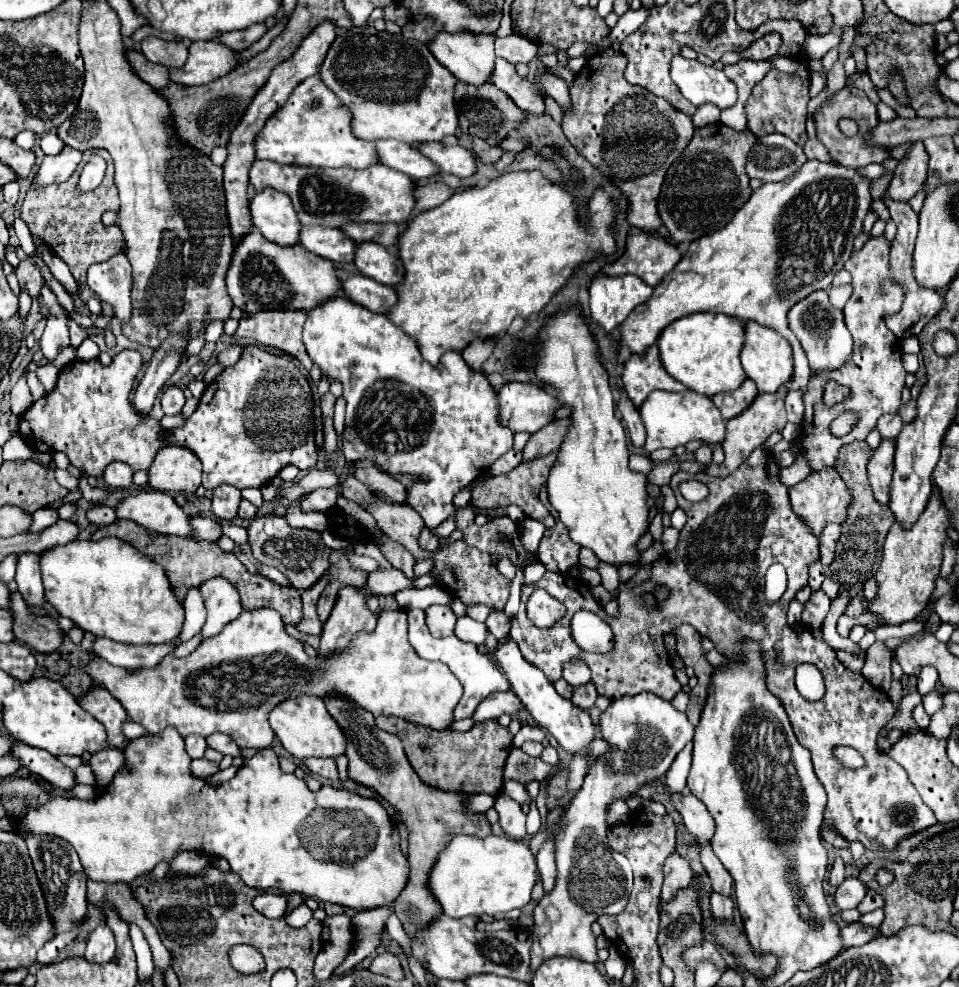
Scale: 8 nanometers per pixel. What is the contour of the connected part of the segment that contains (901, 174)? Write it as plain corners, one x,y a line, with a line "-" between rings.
913,141
905,157
899,161
893,181
887,189
887,197
899,199
899,201
909,201
921,187
921,183
927,177
927,163
929,155
925,151
923,141

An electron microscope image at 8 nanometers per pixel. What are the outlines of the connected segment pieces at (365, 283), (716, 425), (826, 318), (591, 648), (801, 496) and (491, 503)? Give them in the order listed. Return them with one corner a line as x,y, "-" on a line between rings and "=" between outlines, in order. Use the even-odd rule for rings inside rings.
349,275
343,281
343,293
349,295
351,301
361,303
373,313
385,315
397,303
397,291
393,287
385,287
365,275
=
695,391
685,393
651,393
639,409
641,419
647,429
647,441
643,451
649,455
655,449
675,449
687,445
689,441
703,441
709,445
721,445
725,439
725,419
713,401
=
825,291
811,293
809,297
805,297
805,301
799,301
789,311
789,327
797,335
803,351
807,353
811,373
819,373
825,369
833,371
833,369
839,369
851,361
853,339
851,339
849,329
845,327
843,311
829,303
829,297
=
577,611
571,621
573,639
583,651
589,653
609,653
613,649
613,633
611,627
589,611
=
823,469
821,473
811,473
811,477
805,477
801,483
793,485
789,489
789,501
791,501
791,509
795,511
795,515
803,519
811,527
811,533
819,539
827,523
843,523
847,519
851,491
847,489
845,481
839,477
835,469
=
553,451
553,453
545,455
545,457
523,461
519,467
515,467
513,471
509,471
505,475
497,475
497,477
477,481
477,485
471,489
471,505
475,509
487,509
487,511
503,509
507,505
517,505
531,519
537,519
541,523
545,523
545,519
547,519
547,527
551,529
555,525
555,519
549,515
545,505
539,501
539,489
545,485
555,459
557,459
557,451

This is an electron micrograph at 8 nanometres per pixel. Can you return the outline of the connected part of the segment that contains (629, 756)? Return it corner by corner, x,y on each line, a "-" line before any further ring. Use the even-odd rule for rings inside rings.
639,693
639,695
625,695
621,699
611,701
611,705
599,717
599,731
601,737
607,741
609,751
597,757
595,765
589,767
585,775
585,783
581,791
569,803
569,811
563,817
563,825
559,835
555,837
555,859
557,859
557,883
555,889
537,903
535,907
535,927
533,927
533,947
531,947
531,969
535,971
547,957
575,957
593,965
599,965
595,935
591,931
593,921
607,909
607,913
621,913
627,905
627,897
633,887
633,873
631,865
625,855
611,849
607,845
607,811
609,805
617,799
629,799
637,795
649,781
665,777
671,763
675,761
677,753
693,739
695,727
689,723
685,713
677,711
669,701
653,695
653,693

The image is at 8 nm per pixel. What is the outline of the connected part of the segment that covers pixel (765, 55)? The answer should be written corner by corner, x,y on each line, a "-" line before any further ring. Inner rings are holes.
773,31
773,33
767,33
765,37
757,39
753,45
749,45
749,49
745,49
745,53
727,52
727,55
723,57
723,64
731,65
743,61
743,59
767,61
769,57
773,57
779,51
779,47
781,47
781,35

